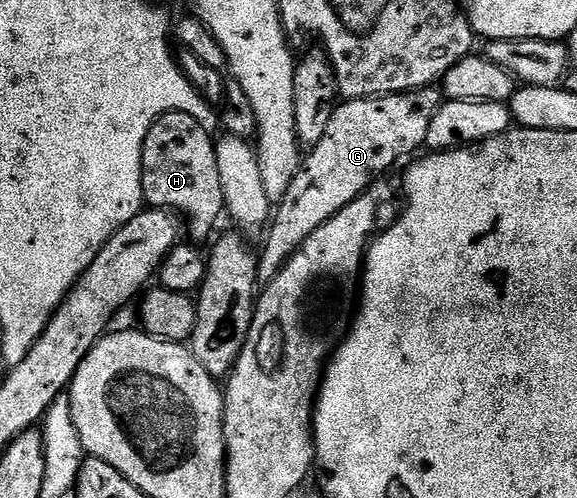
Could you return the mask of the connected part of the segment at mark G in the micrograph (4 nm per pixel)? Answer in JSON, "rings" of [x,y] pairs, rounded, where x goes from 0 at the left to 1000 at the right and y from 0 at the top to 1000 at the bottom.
{"rings":[[[756,173],[735,177],[728,183],[697,183],[692,191],[657,191],[636,199],[598,199],[586,205],[581,227],[574,227],[574,243],[567,249],[567,267],[560,267],[560,283],[546,291],[527,313],[525,333],[516,343],[511,363],[504,363],[504,380],[478,410],[464,450],[466,474],[459,490],[449,496],[445,516],[445,566],[458,572],[477,558],[484,540],[503,520],[513,504],[574,436],[581,436],[608,404],[615,404],[631,384],[638,384],[643,369],[666,347],[672,335],[681,335],[693,323],[695,311],[709,311],[714,303],[737,295],[740,259],[747,259],[747,235],[764,215],[768,191]]]}

